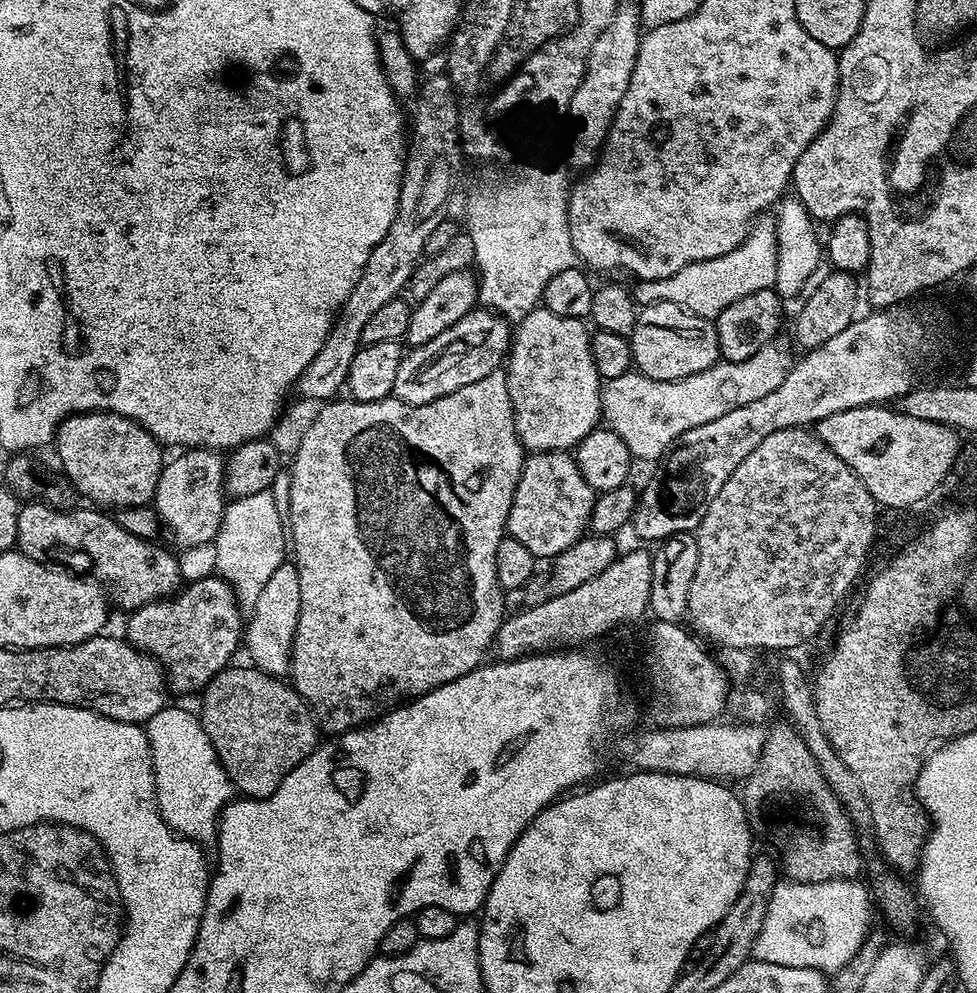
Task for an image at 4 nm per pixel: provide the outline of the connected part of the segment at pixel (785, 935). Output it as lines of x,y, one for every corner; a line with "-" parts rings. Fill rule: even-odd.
855,879
851,880
827,880
826,882
818,882
817,884
797,884
795,882
780,882
772,892
772,897
768,899
768,909
766,910
766,922
762,922
762,930
756,939
756,945
752,947
752,954
755,959
762,962
778,963
781,966
790,967
812,967
825,974
837,972
842,966
846,966
846,962
850,962
850,958
854,958
854,954
862,946
864,939
867,938
870,925
873,923
872,912
874,916
874,904
870,899
870,892
867,887
864,888

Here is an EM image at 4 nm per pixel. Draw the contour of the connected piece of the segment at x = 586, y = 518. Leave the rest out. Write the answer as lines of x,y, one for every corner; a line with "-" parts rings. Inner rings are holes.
567,451
533,452
525,459
524,469
518,478
518,486
514,490
514,498
508,515
507,535
522,542
522,546
526,546
526,550
530,550
530,554
538,558
544,558
544,556
551,558
562,554
562,550
574,546
574,542
578,542
581,536
585,535
592,519
592,508
596,504
597,495
590,486
590,482
582,478
576,465
575,455

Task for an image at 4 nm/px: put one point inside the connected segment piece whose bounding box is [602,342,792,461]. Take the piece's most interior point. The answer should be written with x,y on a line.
649,415

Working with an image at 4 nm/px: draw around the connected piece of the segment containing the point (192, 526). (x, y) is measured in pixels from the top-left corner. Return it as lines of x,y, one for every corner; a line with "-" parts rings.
189,448
165,463
160,472
154,507
166,532
184,548
195,544
211,545
223,522
226,505
224,490
225,457
210,448

